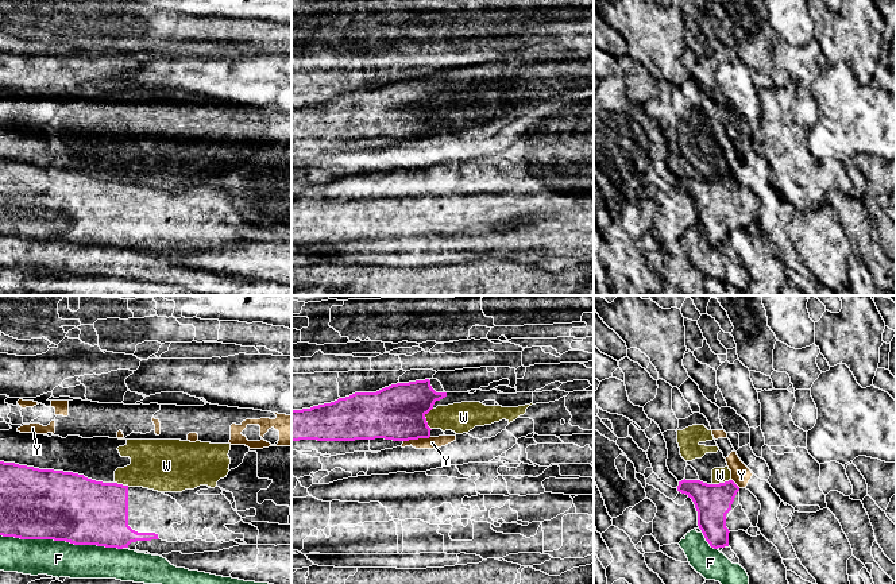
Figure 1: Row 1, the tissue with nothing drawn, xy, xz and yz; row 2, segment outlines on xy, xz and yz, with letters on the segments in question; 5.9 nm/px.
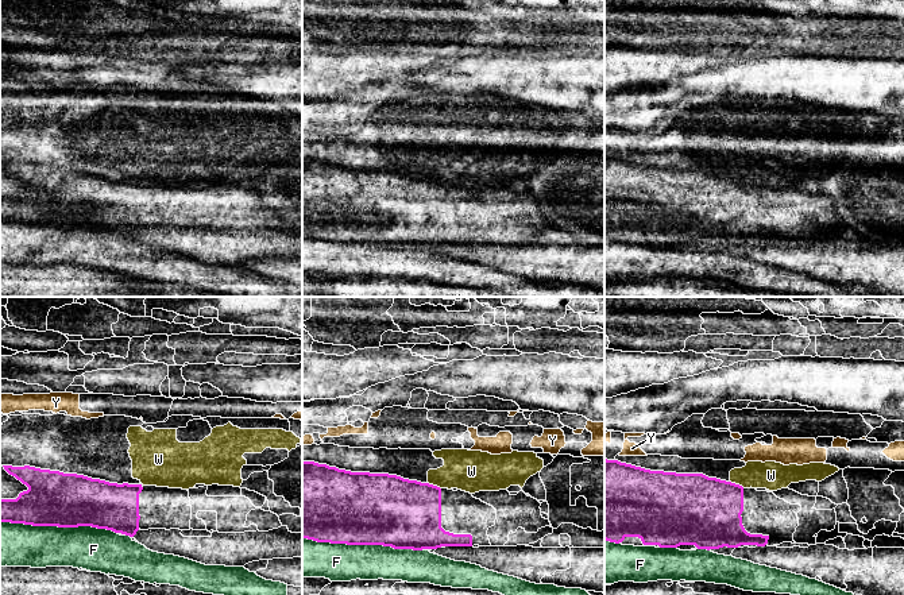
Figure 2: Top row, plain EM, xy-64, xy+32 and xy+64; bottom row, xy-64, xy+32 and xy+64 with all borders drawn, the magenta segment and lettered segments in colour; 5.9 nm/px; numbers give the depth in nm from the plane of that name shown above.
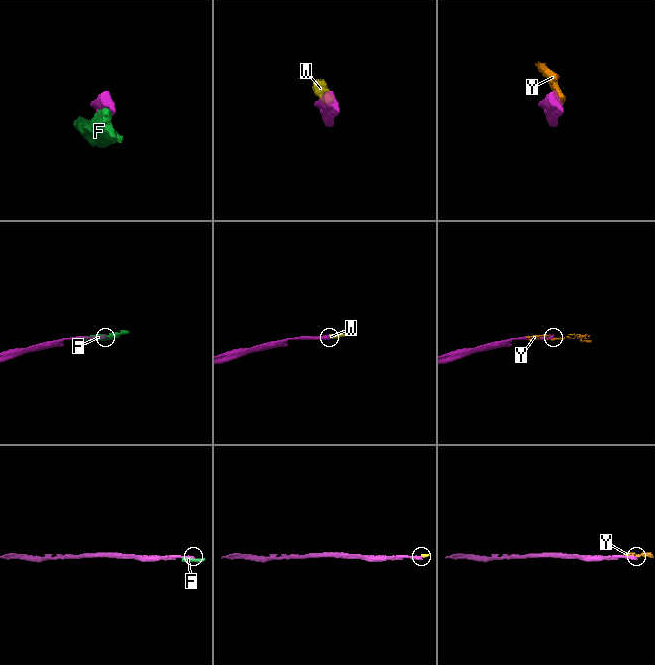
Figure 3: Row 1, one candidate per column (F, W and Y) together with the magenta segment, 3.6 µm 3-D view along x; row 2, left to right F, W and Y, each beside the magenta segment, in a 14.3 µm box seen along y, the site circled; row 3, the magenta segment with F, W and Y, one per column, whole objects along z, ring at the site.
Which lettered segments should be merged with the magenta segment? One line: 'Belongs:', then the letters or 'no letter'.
Belongs: no letter

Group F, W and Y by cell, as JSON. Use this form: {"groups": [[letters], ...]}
{"groups": [["F"], ["W", "Y"]]}

